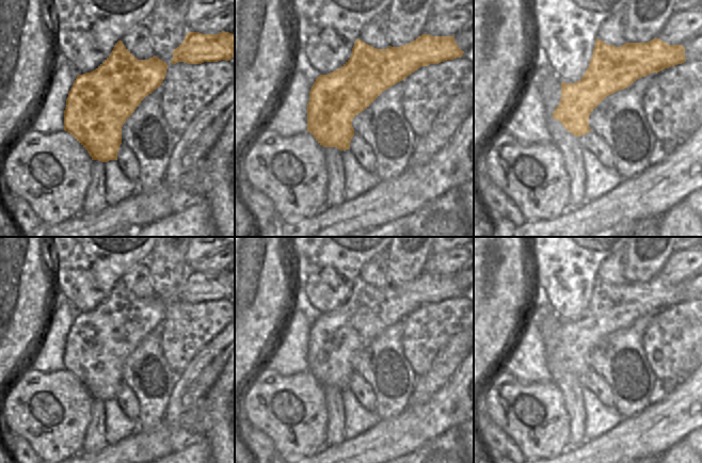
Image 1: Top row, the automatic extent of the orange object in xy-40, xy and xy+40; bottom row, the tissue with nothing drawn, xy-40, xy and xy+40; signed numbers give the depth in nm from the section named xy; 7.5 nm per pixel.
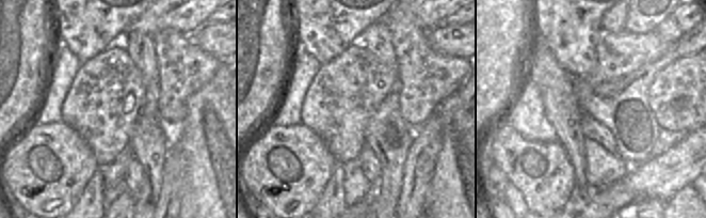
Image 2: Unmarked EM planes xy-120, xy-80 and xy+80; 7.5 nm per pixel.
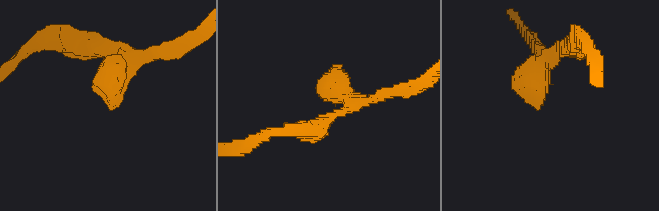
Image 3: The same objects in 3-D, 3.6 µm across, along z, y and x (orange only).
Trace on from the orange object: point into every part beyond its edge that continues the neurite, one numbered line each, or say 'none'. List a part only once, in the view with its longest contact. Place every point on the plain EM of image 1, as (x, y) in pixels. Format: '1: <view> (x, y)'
none

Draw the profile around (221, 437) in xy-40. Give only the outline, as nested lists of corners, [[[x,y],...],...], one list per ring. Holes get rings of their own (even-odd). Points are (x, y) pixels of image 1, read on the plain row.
[[[235,405],[212,410],[213,426],[205,436],[213,463],[235,463]]]

